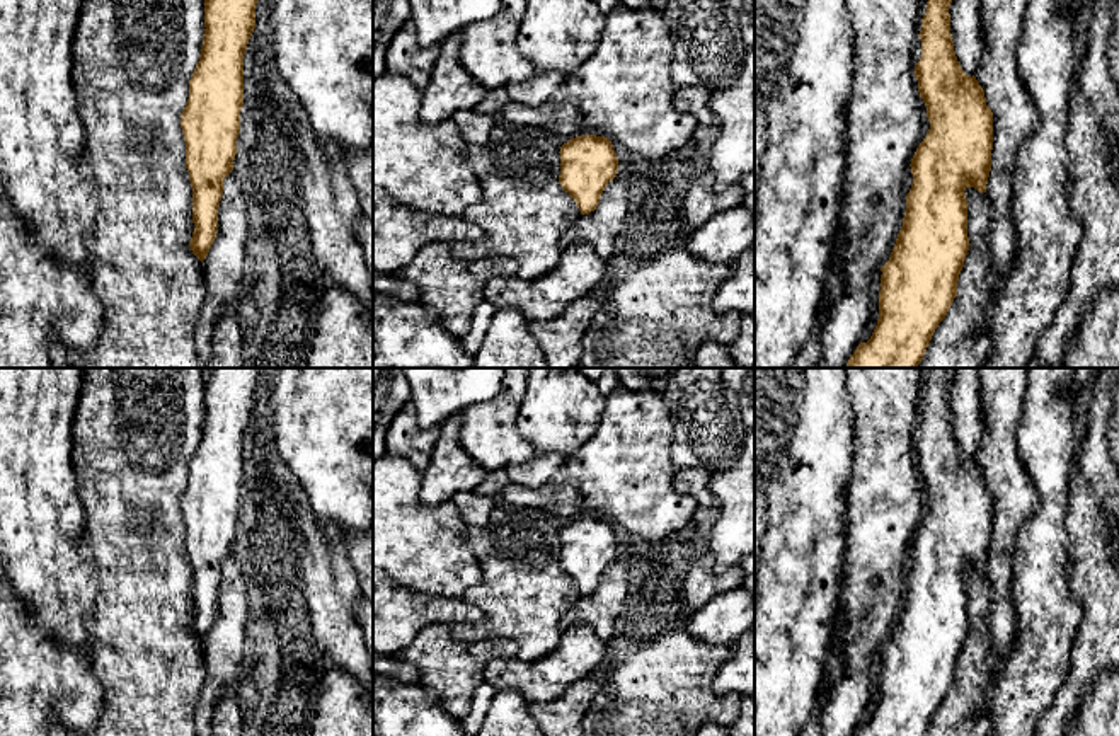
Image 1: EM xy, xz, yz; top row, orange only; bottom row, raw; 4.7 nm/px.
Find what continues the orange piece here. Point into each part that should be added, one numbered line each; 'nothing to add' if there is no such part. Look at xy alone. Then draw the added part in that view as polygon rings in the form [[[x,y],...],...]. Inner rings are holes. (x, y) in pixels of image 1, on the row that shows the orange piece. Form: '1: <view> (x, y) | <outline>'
nothing to add

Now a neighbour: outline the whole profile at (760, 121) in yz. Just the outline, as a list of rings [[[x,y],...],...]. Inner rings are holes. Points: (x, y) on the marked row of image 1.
[[[755,106],[755,189],[756,189],[758,179],[761,175],[761,160],[765,157],[766,147],[768,147],[766,118]]]

